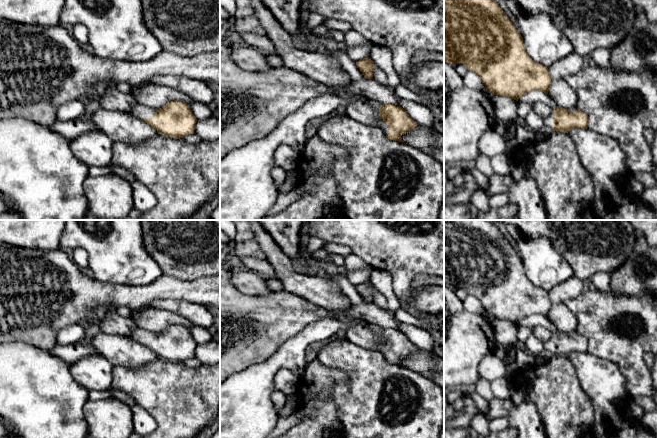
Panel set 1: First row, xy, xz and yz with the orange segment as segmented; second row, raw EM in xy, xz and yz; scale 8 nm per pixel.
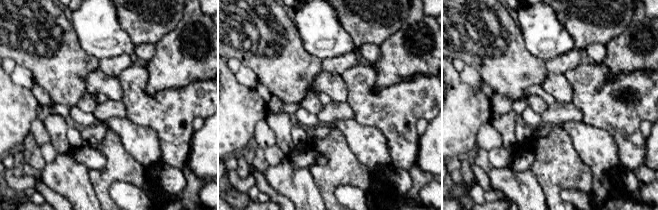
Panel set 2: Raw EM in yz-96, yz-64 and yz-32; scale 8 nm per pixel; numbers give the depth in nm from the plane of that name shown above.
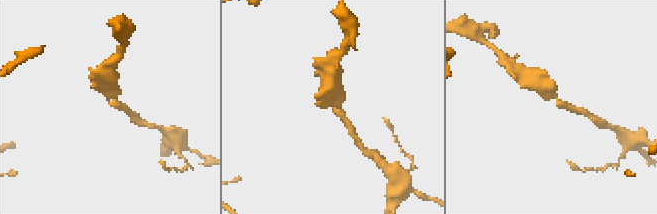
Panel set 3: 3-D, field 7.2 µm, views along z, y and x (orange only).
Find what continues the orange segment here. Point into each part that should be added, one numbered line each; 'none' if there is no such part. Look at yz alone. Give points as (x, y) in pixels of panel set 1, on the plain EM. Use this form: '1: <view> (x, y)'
1: yz (548, 346)

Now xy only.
1: xy (143, 336)

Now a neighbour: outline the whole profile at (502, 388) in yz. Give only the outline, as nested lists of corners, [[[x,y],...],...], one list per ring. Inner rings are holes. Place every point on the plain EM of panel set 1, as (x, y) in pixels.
[[[501,377],[491,381],[491,389],[495,398],[509,399],[514,388],[510,379]]]

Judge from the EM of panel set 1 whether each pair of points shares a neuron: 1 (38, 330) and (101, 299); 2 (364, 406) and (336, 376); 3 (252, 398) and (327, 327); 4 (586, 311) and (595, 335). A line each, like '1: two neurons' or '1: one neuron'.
1: one neuron
2: two neurons
3: one neuron
4: one neuron

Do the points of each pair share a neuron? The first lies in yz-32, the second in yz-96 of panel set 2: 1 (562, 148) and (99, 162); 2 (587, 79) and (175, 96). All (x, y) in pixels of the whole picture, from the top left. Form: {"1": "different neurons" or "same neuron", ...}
{"1": "different neurons", "2": "same neuron"}

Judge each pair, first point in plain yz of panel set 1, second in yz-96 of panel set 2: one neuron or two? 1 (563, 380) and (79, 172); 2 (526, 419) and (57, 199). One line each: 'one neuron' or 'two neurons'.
1: two neurons
2: two neurons

